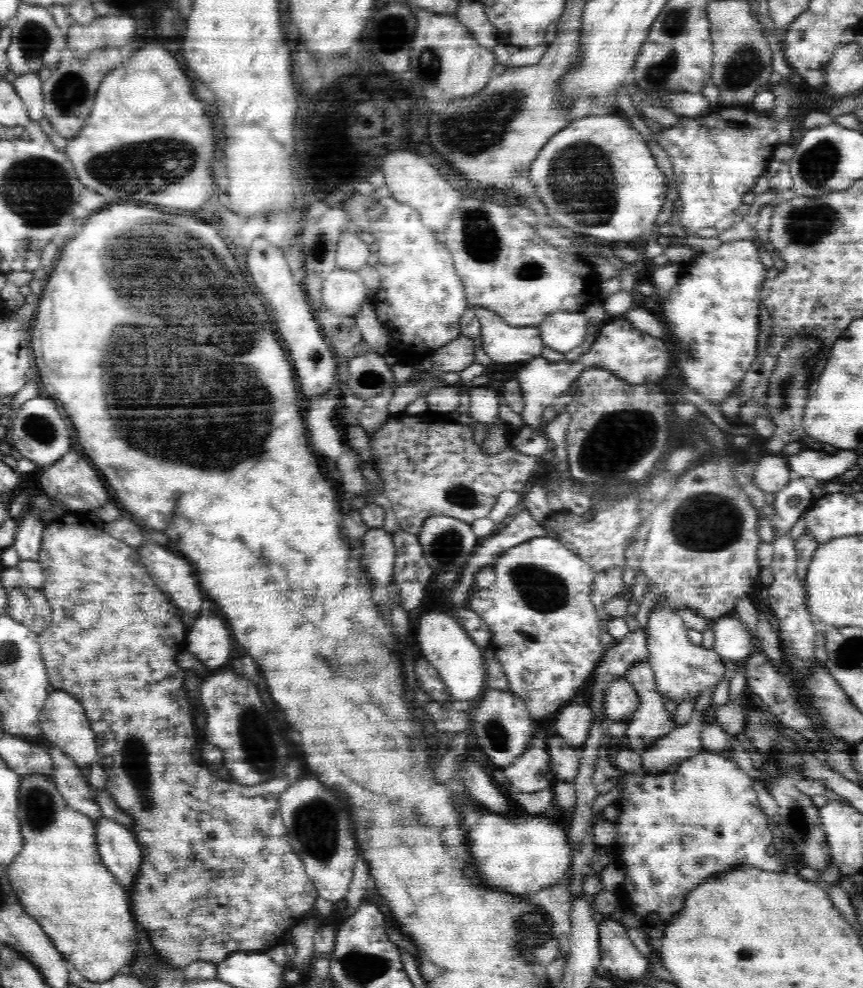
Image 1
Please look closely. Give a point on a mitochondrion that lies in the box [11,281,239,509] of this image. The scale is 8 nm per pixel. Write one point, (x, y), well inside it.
(33, 425)

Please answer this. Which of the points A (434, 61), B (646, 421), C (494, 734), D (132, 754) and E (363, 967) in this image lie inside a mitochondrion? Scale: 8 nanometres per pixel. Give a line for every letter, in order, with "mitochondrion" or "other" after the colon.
A: mitochondrion
B: mitochondrion
C: mitochondrion
D: mitochondrion
E: mitochondrion

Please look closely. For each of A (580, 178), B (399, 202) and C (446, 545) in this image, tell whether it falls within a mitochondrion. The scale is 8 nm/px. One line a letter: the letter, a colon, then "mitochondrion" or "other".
A: mitochondrion
B: other
C: mitochondrion

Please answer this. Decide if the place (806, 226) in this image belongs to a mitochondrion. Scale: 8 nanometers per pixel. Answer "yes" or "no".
yes

